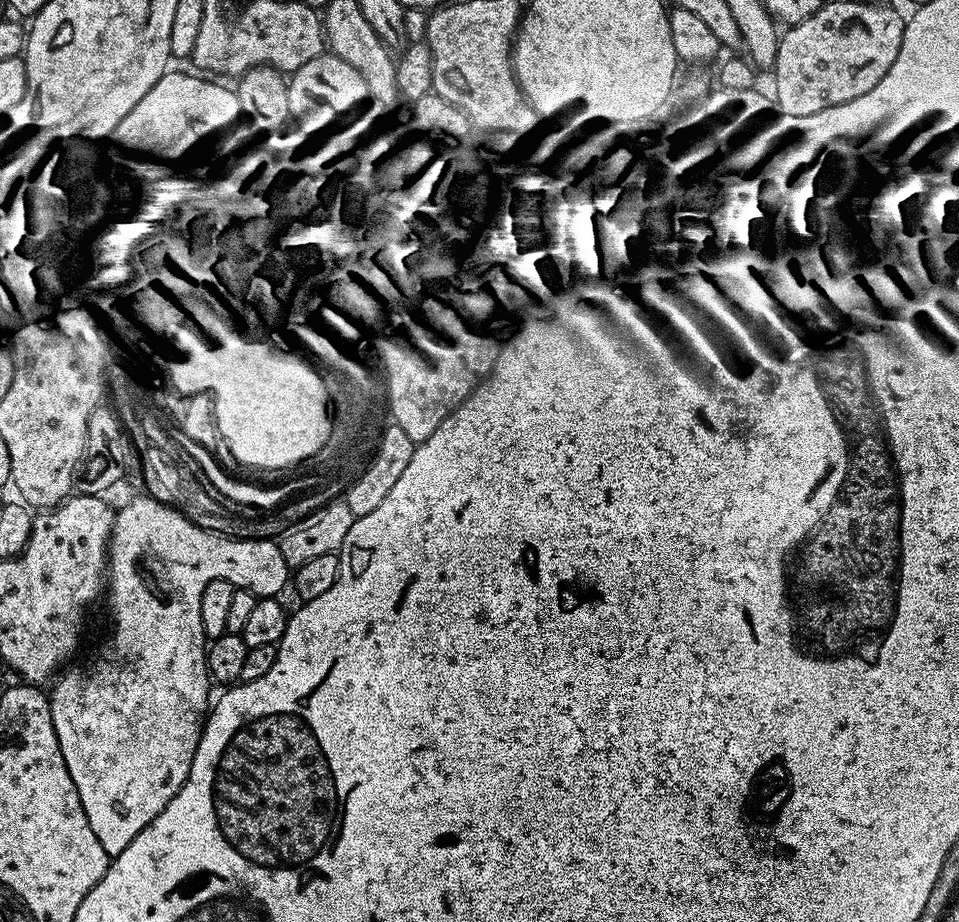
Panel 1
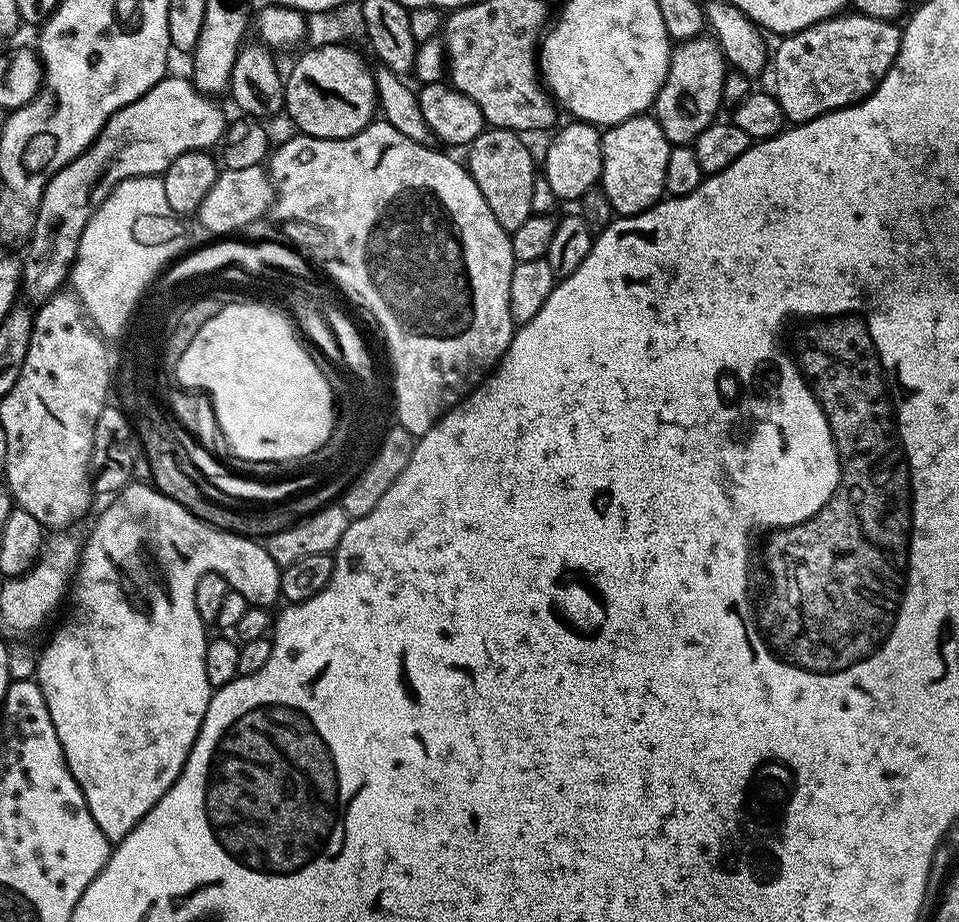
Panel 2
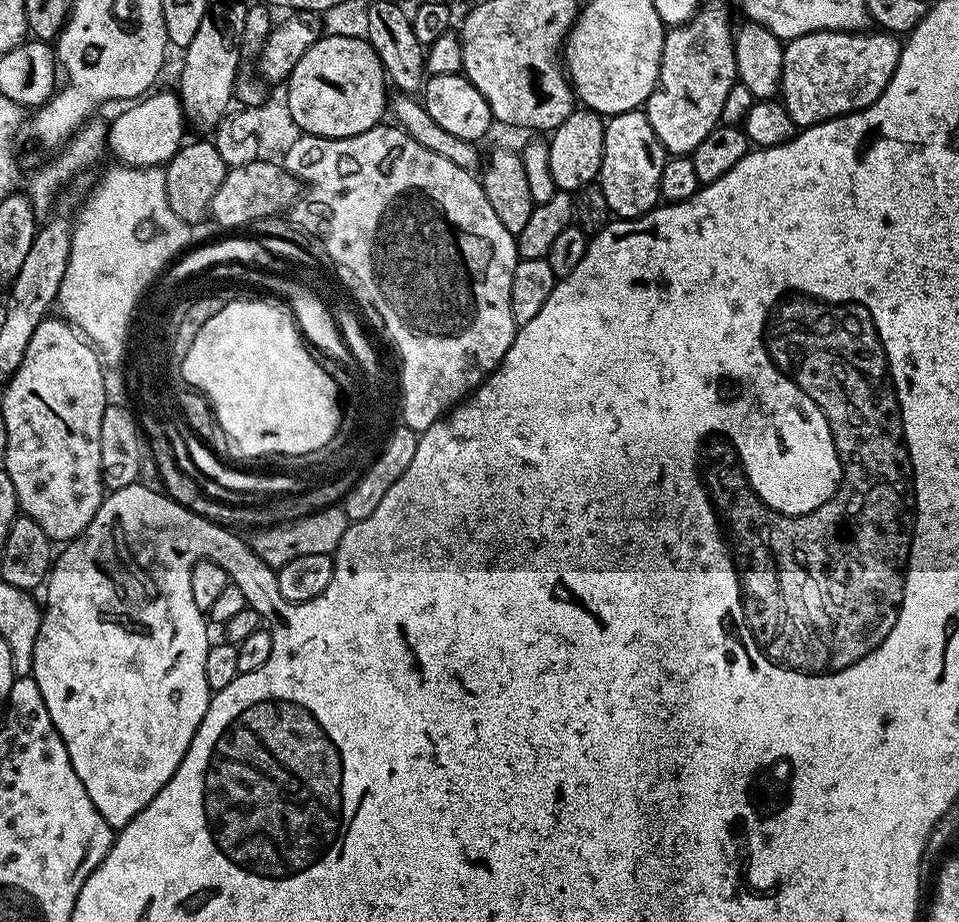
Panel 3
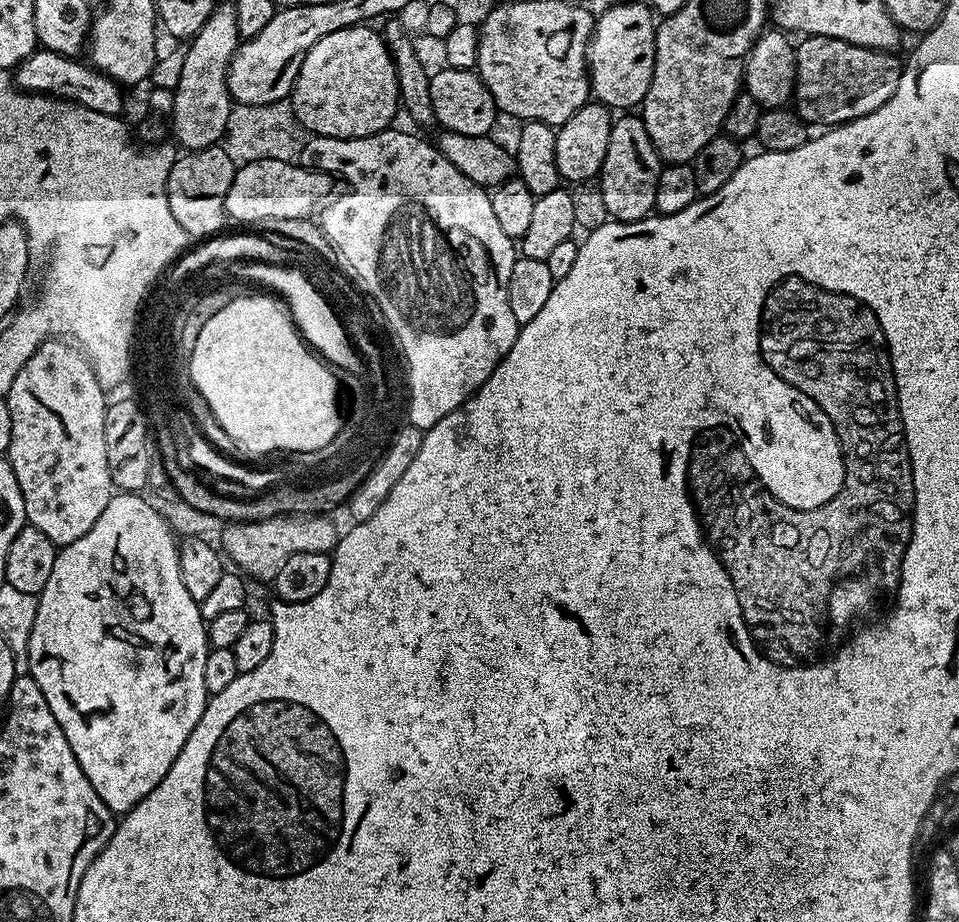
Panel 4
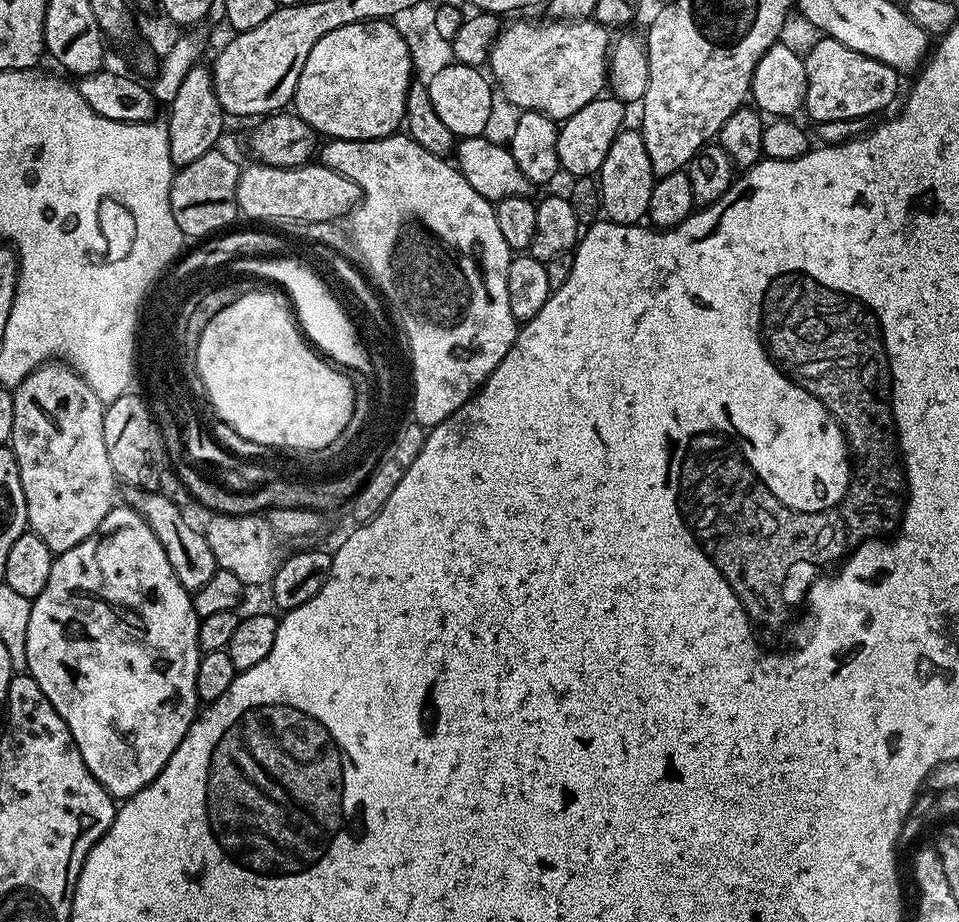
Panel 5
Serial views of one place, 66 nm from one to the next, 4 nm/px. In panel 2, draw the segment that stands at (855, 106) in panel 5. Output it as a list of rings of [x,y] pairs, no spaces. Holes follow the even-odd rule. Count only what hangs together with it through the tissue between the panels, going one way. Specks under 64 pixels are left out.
[[[848,10],[783,37],[774,48],[774,95],[782,106],[785,121],[804,124],[827,112],[859,104],[872,95],[898,54],[901,31],[899,23]]]

